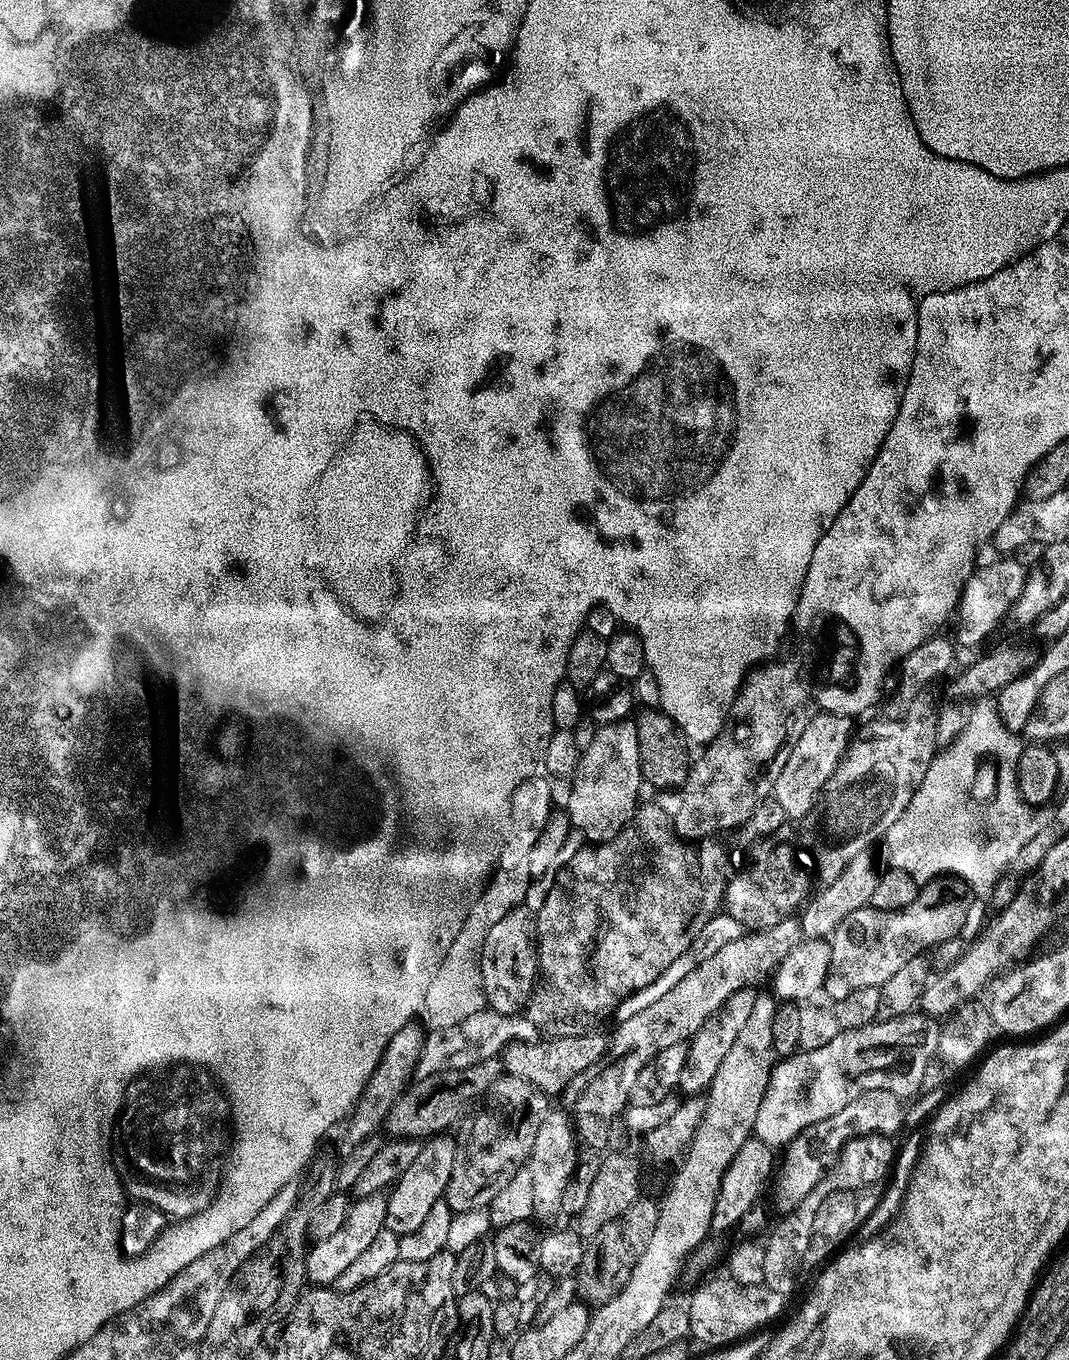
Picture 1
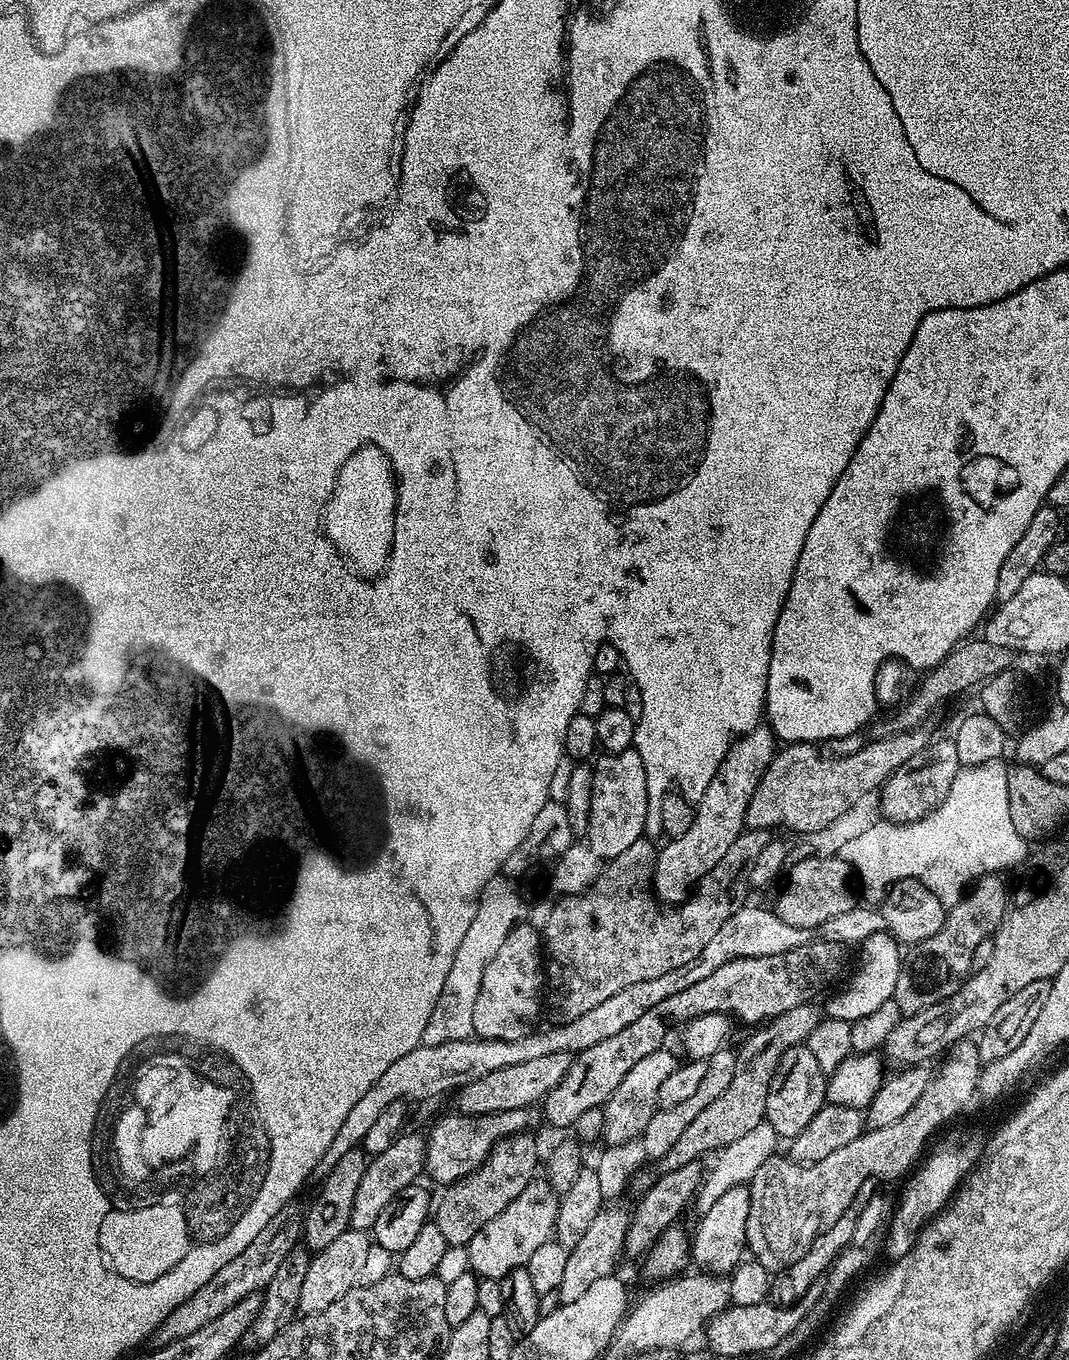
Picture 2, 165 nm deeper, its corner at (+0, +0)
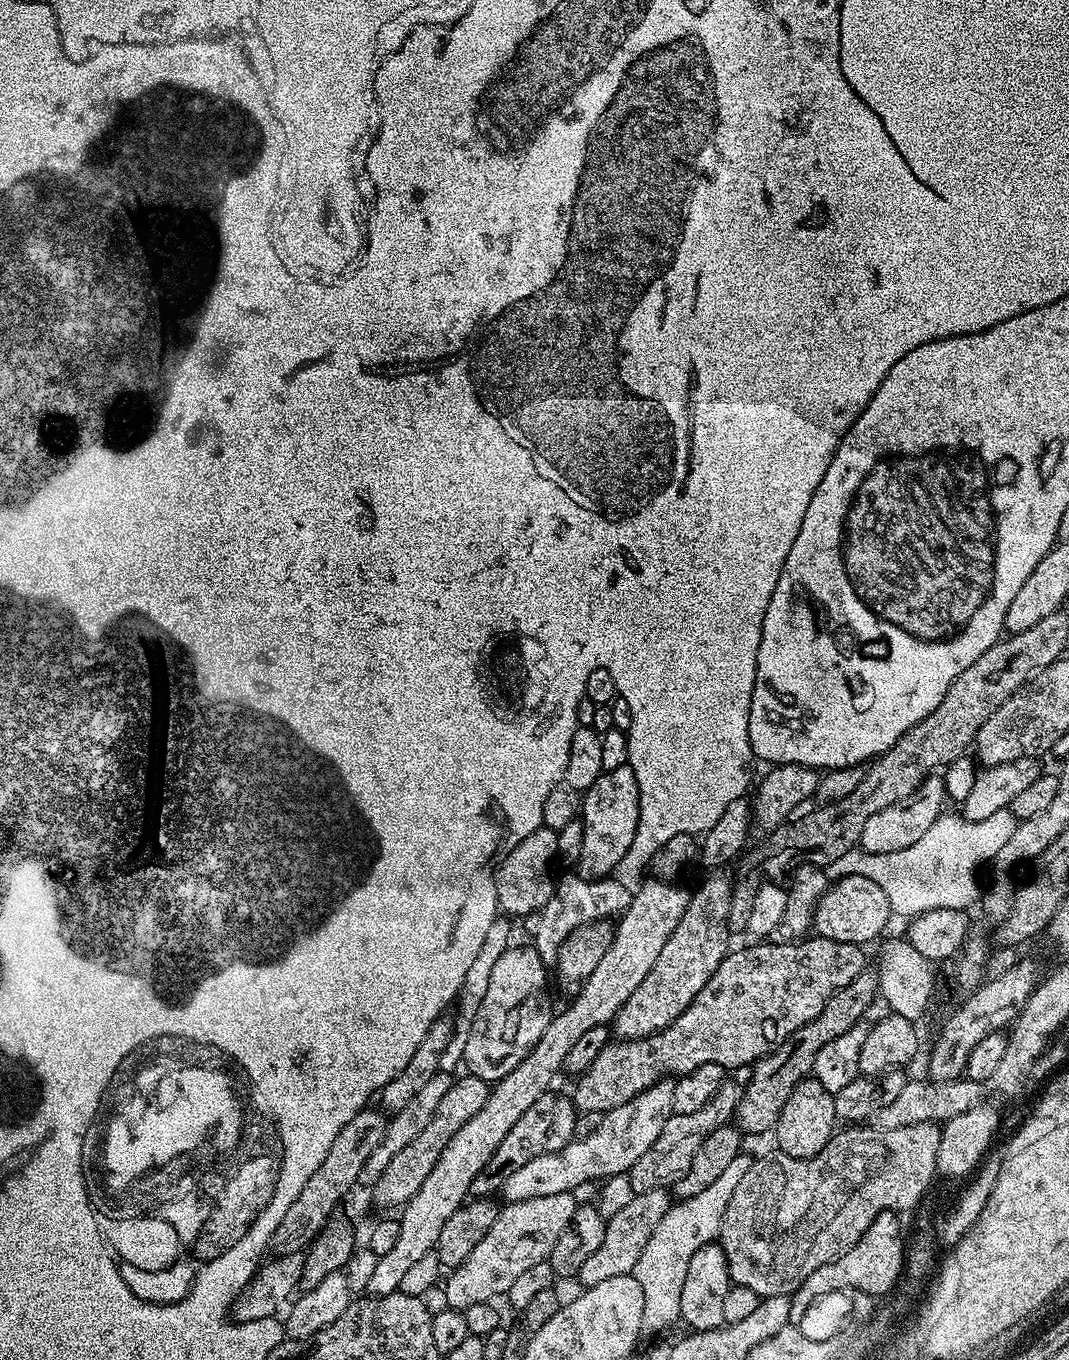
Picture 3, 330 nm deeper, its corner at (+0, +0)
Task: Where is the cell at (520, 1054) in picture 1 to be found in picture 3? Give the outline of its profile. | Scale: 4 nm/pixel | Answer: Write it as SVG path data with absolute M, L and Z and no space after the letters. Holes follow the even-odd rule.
M818 935L795 942L768 943L772 942L752 942L749 948L740 948L737 952L736 949L729 951L718 970L714 970L710 982L706 982L706 986L698 990L694 1002L690 1002L690 1006L686 1006L686 1010L678 1014L678 1018L674 1018L670 1026L646 1038L609 1042L594 1058L594 1062L579 1074L575 1081L576 1089L570 1092L570 1099L575 1104L577 1113L609 1112L622 1106L622 1102L630 1102L630 1098L642 1094L658 1081L685 1076L690 1074L690 1070L698 1070L698 1066L717 1064L725 1070L747 1069L766 1053L782 1046L782 1042L786 1042L790 1034L806 1026L806 1022L818 1018L830 997L838 990L850 986L850 982L854 982L854 978L858 978L858 974L866 970L865 949L858 944L834 942Z

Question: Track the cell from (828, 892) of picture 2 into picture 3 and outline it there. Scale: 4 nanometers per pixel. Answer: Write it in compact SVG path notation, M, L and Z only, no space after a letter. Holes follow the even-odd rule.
M843 876L825 890L821 900L816 904L812 928L815 935L830 938L834 942L868 946L871 940L879 941L885 935L884 927L893 916L890 901L882 891L882 886L878 886L878 882L861 876Z

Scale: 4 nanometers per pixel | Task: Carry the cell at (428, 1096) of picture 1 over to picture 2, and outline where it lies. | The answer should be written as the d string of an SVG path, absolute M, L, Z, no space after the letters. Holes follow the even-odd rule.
M558 1051L537 1058L530 1058L524 1063L515 1063L514 1066L491 1071L490 1074L465 1084L455 1093L457 1106L455 1109L461 1115L487 1116L496 1115L506 1110L533 1107L543 1101L550 1090L558 1086L558 1083L569 1072L573 1059L573 1053Z

